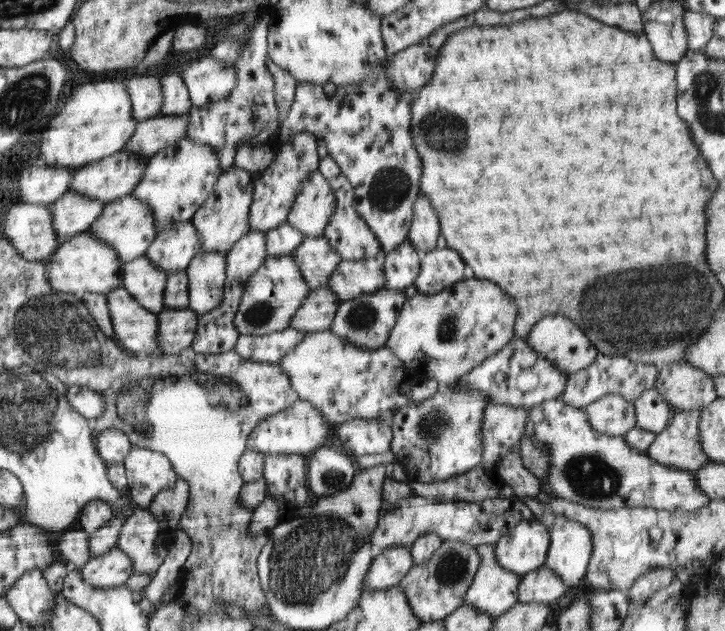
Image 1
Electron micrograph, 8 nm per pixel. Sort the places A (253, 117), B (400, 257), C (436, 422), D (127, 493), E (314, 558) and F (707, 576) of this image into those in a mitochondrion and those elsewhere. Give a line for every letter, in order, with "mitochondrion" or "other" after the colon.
A: mitochondrion
B: other
C: mitochondrion
D: other
E: mitochondrion
F: other

